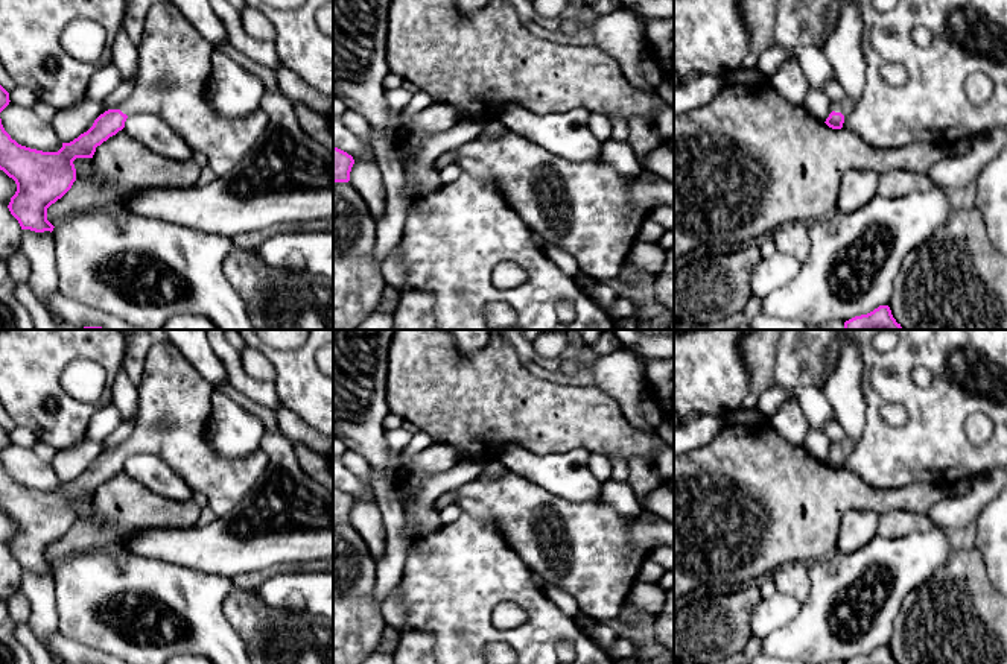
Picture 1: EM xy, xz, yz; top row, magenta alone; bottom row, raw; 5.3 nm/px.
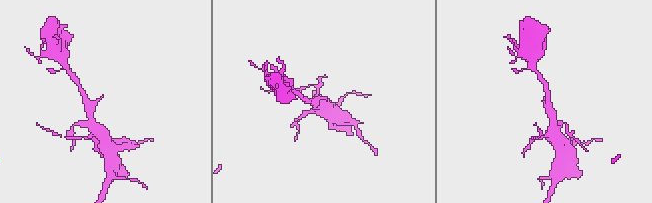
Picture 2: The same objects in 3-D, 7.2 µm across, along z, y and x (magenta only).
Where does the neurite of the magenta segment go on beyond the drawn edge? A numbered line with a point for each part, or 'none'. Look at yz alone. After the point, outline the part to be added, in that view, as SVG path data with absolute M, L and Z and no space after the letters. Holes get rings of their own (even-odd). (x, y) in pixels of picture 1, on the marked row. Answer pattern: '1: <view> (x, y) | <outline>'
1: yz (846, 105) | M846 96L841 102L834 103L832 102L832 111L841 112L843 115L849 115L855 109L853 100Z

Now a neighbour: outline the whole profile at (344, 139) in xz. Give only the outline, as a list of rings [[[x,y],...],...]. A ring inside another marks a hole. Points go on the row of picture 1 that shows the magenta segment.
[[[333,115],[333,146],[347,152],[353,160],[364,157],[364,143],[353,134],[341,120],[341,117]]]

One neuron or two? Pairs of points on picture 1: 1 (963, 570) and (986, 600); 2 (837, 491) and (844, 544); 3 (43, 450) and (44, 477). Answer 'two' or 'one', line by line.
1: one
2: two
3: two

